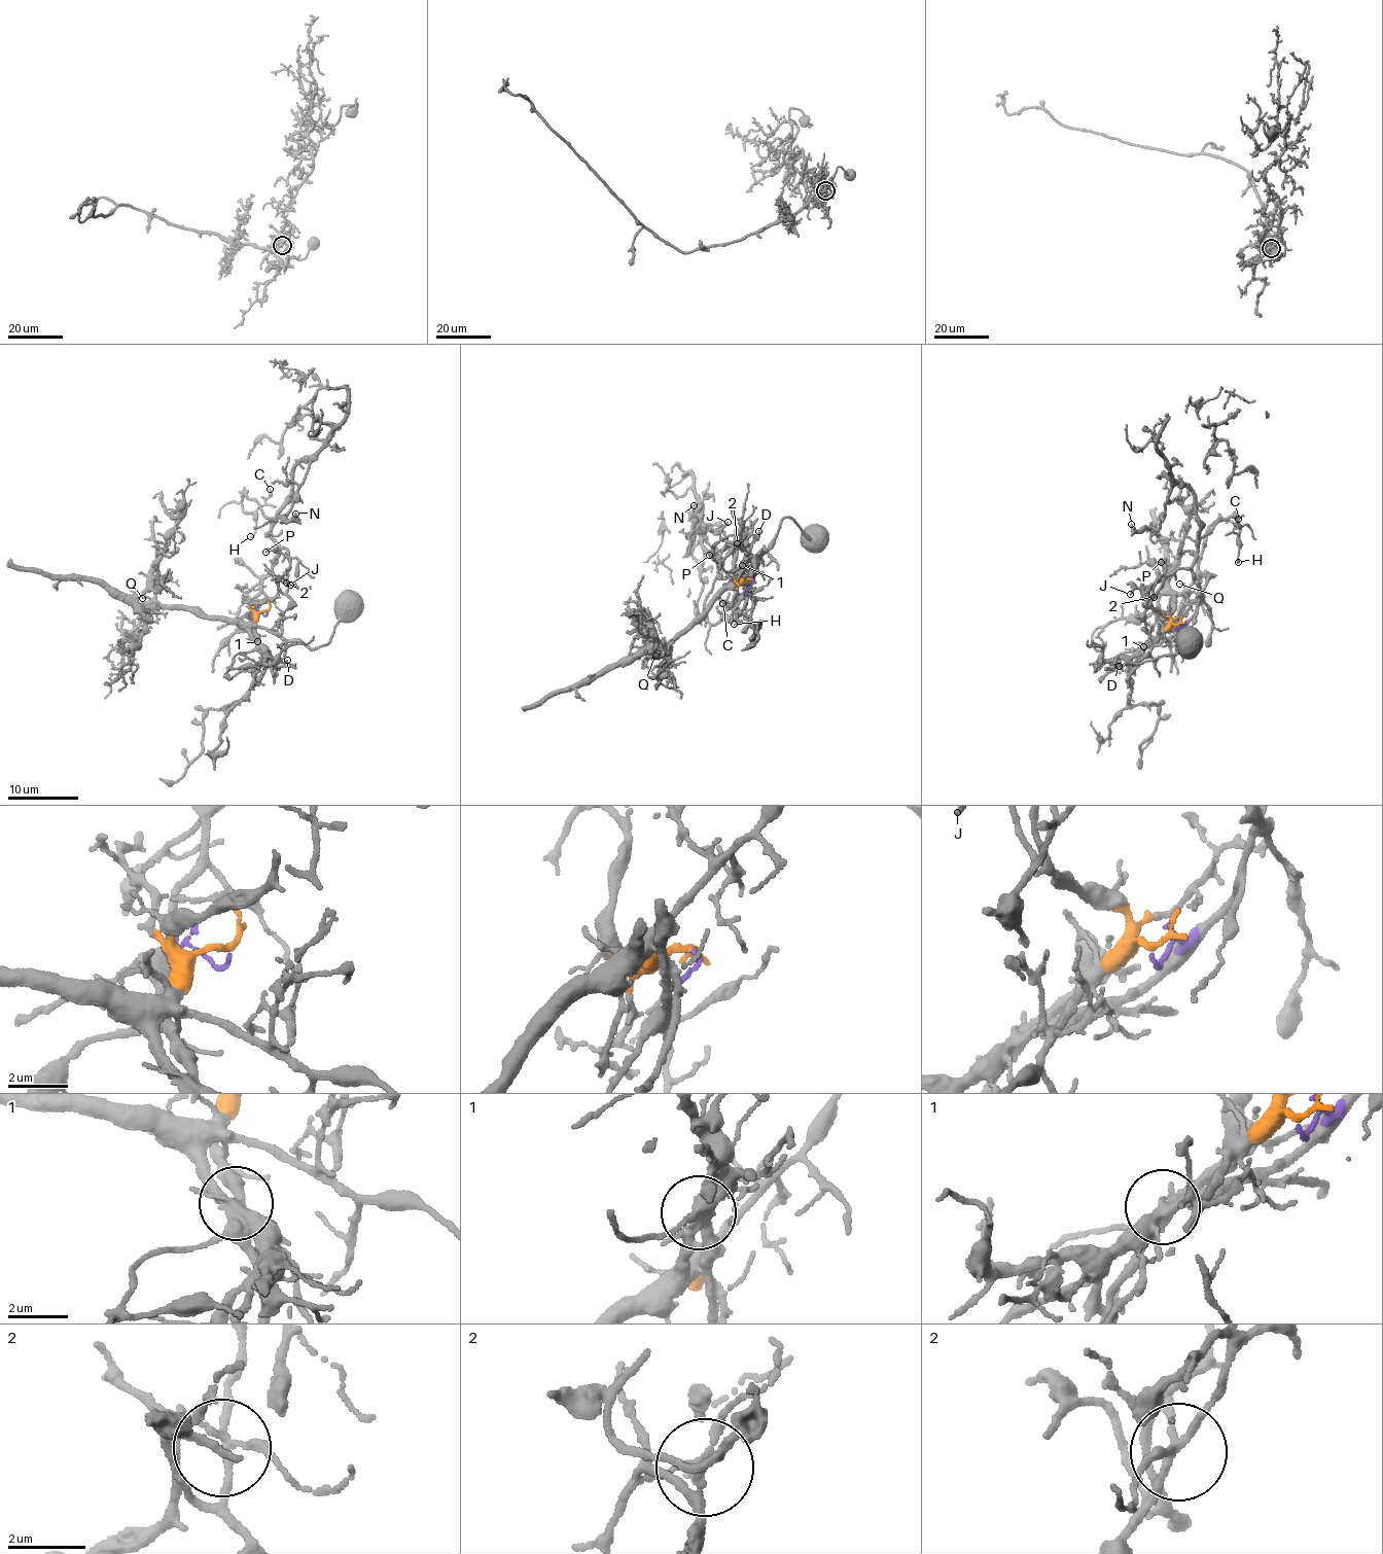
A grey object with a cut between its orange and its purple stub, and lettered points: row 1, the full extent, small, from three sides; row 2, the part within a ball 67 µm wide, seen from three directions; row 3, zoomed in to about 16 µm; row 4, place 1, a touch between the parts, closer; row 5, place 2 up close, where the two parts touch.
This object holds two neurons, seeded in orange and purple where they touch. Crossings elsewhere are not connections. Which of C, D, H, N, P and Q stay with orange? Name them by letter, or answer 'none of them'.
D, Q

